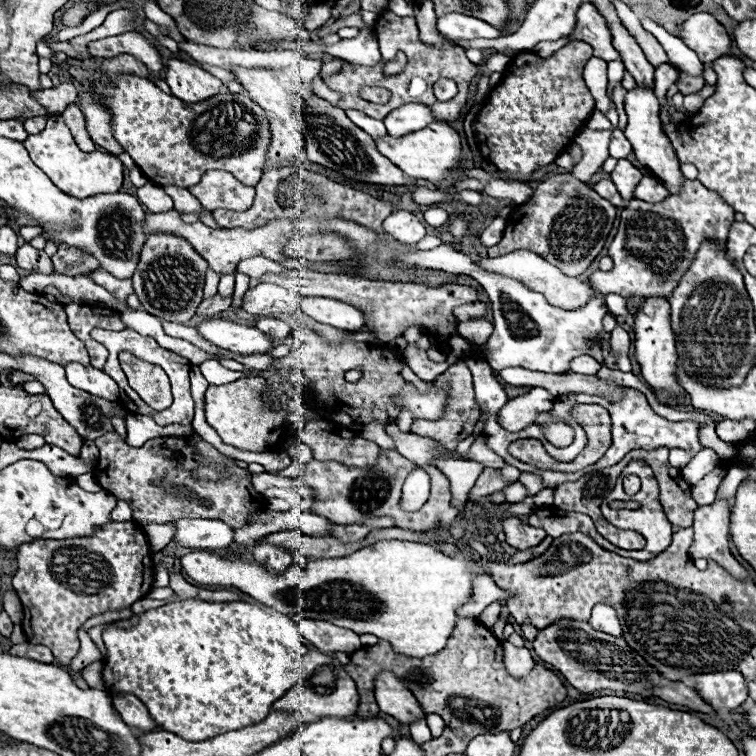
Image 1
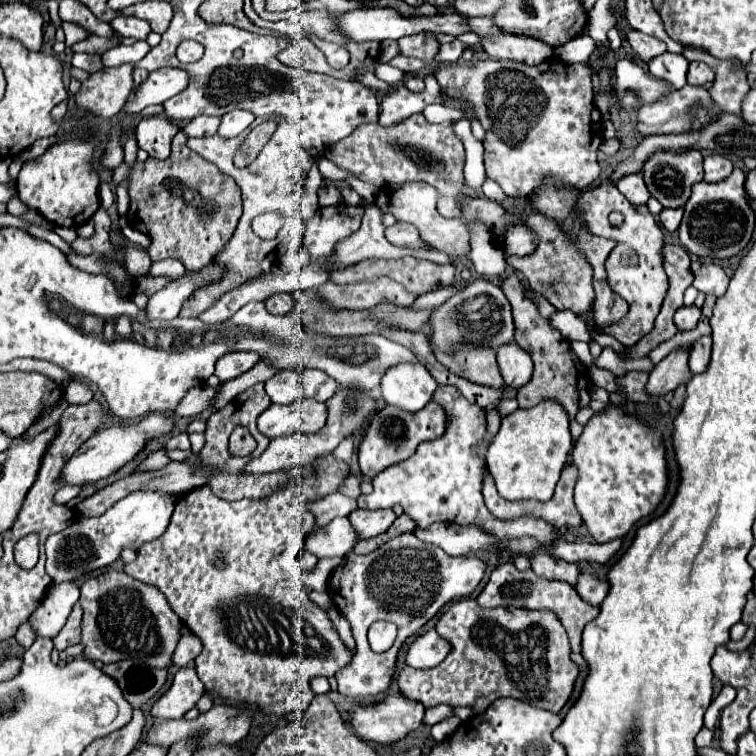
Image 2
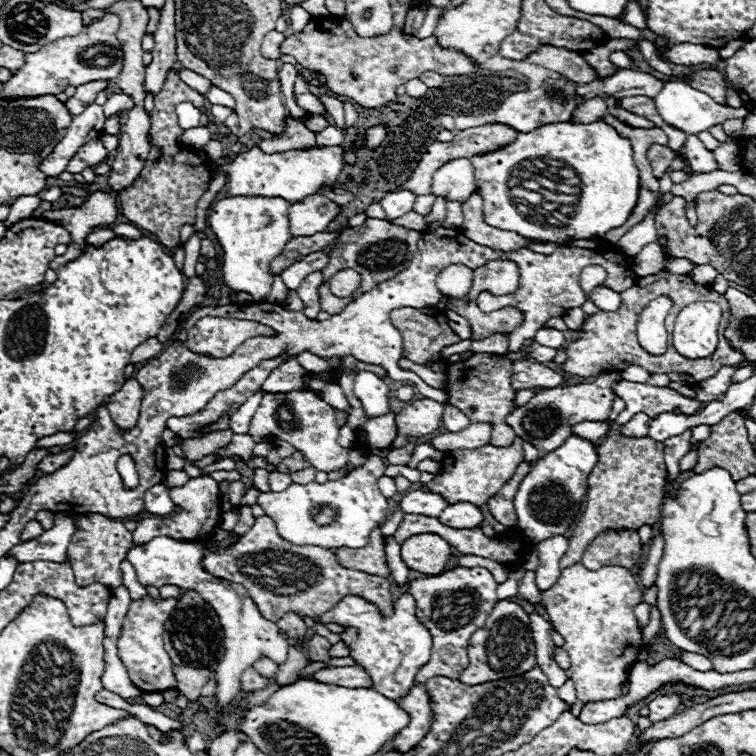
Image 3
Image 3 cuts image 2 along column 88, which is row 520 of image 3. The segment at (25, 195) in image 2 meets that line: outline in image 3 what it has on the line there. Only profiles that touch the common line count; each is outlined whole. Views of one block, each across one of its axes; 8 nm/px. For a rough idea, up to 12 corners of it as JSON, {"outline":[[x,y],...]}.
{"outline":[[210,476],[172,488],[180,512],[144,518],[134,544],[156,536],[206,540],[220,522],[220,492]]}

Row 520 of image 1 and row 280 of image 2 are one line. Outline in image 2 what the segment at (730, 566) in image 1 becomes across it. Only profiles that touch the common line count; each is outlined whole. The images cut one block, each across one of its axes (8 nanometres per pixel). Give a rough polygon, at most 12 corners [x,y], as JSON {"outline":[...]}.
{"outline":[[718,264],[694,272],[694,288],[722,296],[728,274]]}

